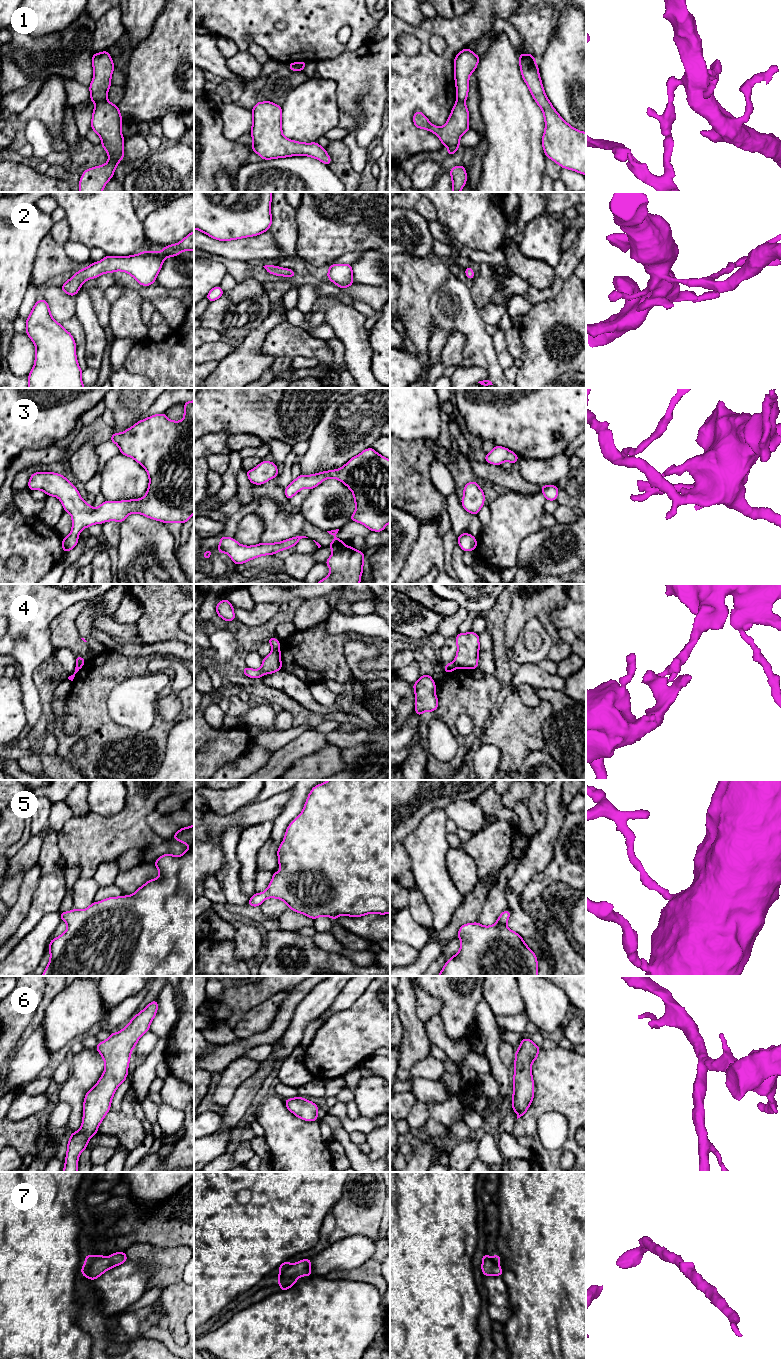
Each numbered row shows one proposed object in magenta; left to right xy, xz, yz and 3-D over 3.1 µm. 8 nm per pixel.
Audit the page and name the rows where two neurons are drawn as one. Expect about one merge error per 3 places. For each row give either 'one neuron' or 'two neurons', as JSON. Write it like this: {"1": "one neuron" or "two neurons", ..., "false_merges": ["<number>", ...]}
{"1": "two neurons", "2": "one neuron", "3": "one neuron", "4": "two neurons", "5": "one neuron", "6": "one neuron", "7": "one neuron", "false_merges": ["1", "4"]}

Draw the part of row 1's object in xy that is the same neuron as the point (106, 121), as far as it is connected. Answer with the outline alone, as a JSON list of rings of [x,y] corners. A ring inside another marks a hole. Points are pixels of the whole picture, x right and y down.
[[[107,99],[95,104],[91,129],[101,138],[101,146],[108,153],[108,162],[89,168],[81,175],[79,192],[102,192],[114,176],[118,163],[124,159],[124,138],[121,132],[122,117],[117,105]]]

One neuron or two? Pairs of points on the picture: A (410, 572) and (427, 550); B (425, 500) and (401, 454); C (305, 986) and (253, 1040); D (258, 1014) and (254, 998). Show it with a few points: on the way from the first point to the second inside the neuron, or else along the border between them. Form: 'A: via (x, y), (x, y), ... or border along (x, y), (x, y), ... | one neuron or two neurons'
A: via (415, 567), (424, 555) | one neuron
B: via (414, 489), (401, 476), (401, 465) | one neuron
C: via (291, 1002), (282, 1021), (269, 1034) | one neuron
D: border along (276, 994), (253, 1007), (238, 1022) | two neurons

